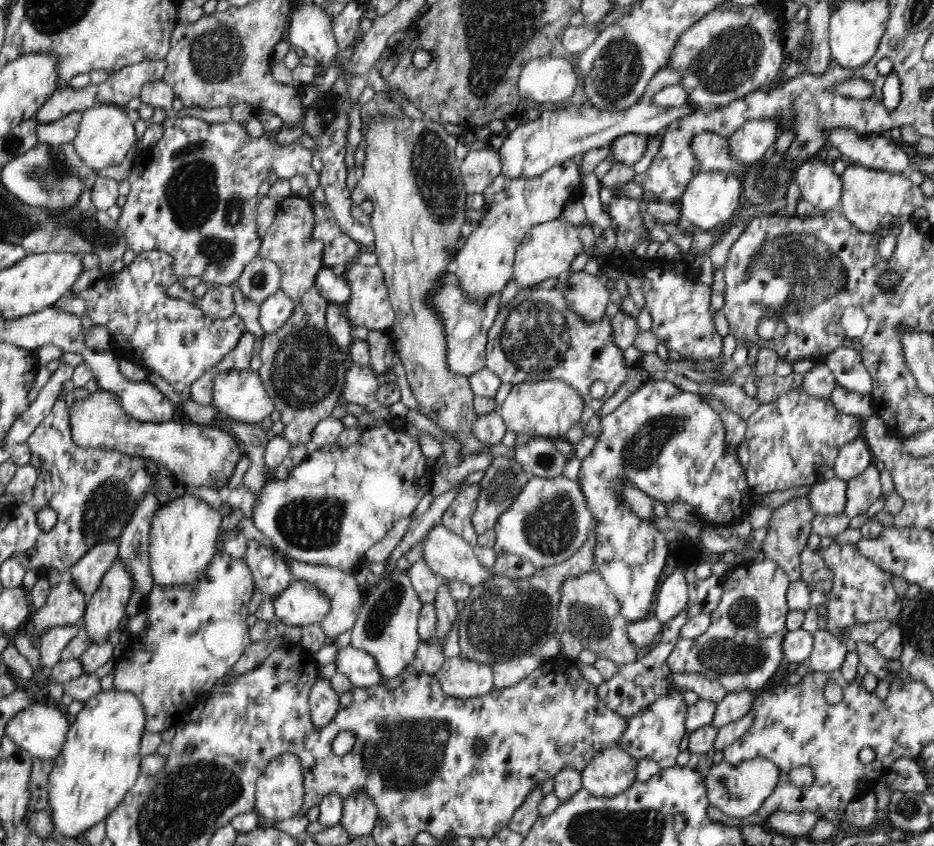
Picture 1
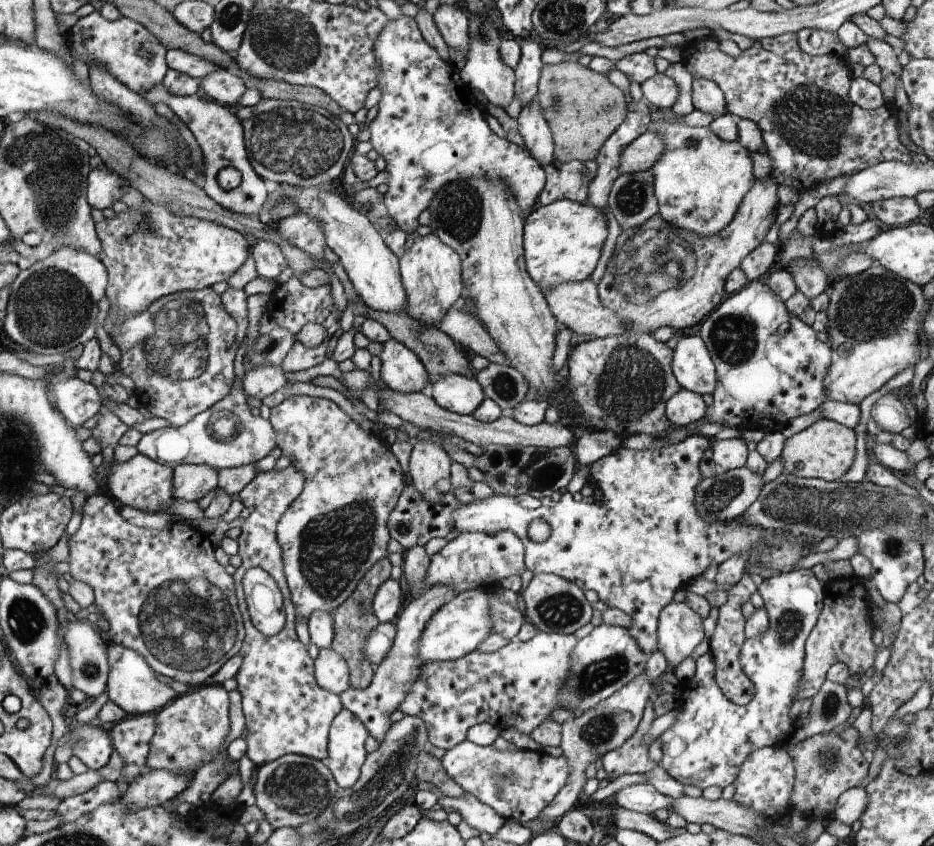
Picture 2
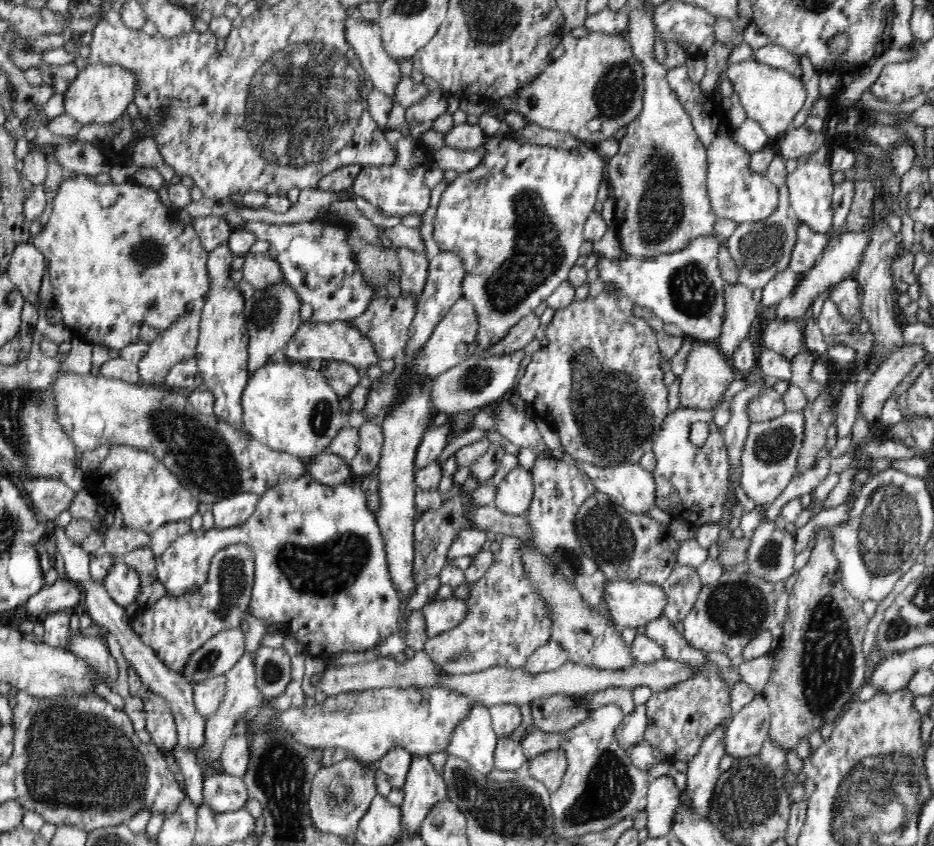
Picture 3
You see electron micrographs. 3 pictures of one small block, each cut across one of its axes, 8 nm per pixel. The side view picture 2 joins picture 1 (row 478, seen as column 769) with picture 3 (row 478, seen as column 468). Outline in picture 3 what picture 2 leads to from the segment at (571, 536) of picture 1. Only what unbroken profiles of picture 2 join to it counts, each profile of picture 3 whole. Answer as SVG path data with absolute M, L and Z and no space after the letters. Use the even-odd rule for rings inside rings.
M518 465L500 481L494 505L502 512L524 515L533 504L534 490L531 471Z

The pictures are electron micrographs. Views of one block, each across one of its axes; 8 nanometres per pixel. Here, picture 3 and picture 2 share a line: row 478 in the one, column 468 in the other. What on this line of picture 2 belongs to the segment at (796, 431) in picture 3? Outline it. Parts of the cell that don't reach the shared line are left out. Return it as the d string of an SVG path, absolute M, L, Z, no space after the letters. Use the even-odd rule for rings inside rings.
M467 738L445 752L441 758L442 766L455 779L465 792L472 793L478 800L491 806L500 816L506 820L514 819L524 824L528 820L537 818L540 813L544 812L545 806L554 800L559 793L558 790L563 788L568 781L568 760L565 756L552 757L545 752L533 751L530 749L510 748L507 751L496 750L492 745L480 746L469 741Z

